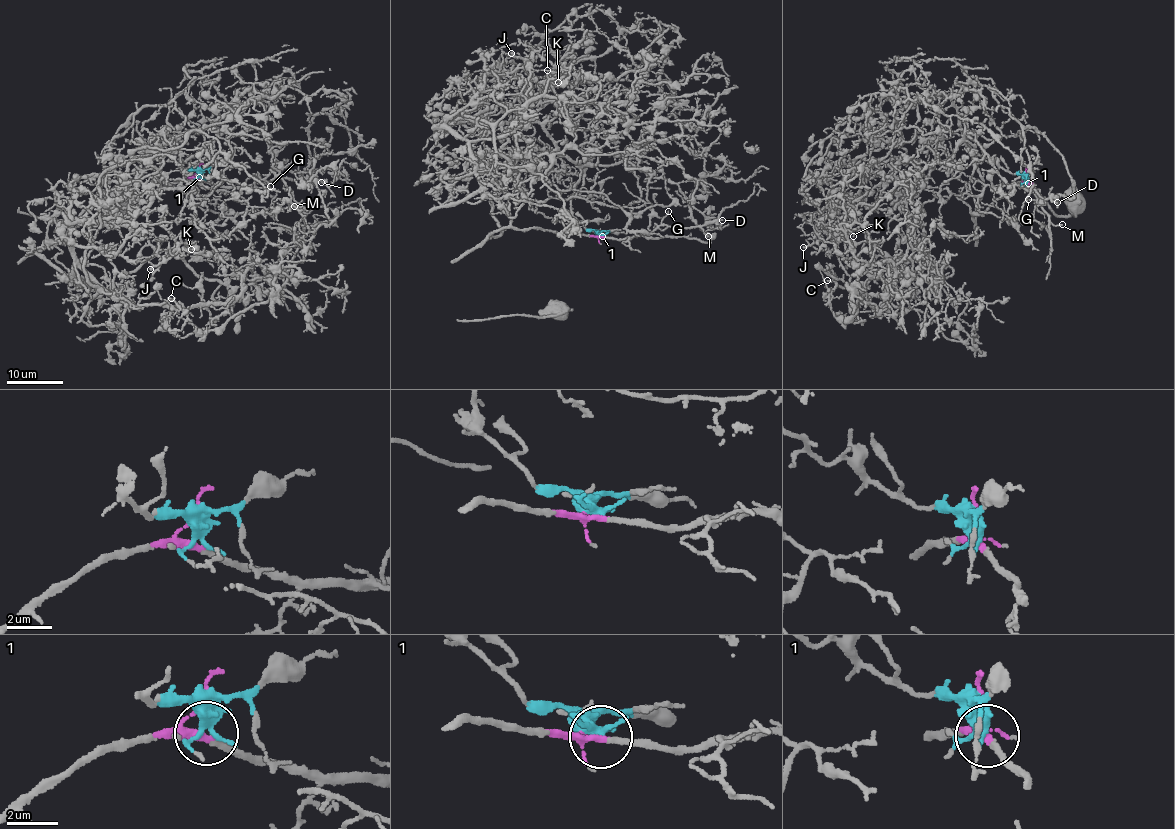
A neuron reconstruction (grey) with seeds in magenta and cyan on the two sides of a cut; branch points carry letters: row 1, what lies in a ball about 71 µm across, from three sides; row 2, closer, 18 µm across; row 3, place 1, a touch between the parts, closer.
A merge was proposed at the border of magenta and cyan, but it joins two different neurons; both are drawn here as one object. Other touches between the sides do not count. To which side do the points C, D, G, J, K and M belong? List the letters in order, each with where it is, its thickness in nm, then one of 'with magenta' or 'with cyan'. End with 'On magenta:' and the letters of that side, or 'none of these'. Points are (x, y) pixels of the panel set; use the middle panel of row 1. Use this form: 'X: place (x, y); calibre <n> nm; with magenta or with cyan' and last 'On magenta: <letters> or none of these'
C: place (547, 70); calibre 120 nm; with cyan
D: place (722, 220); calibre 190 nm; with cyan
G: place (668, 211); calibre 90 nm; with magenta
J: place (511, 53); calibre 220 nm; with cyan
K: place (558, 82); calibre 110 nm; with cyan
M: place (708, 236); calibre 170 nm; with magenta
On magenta: G, M

